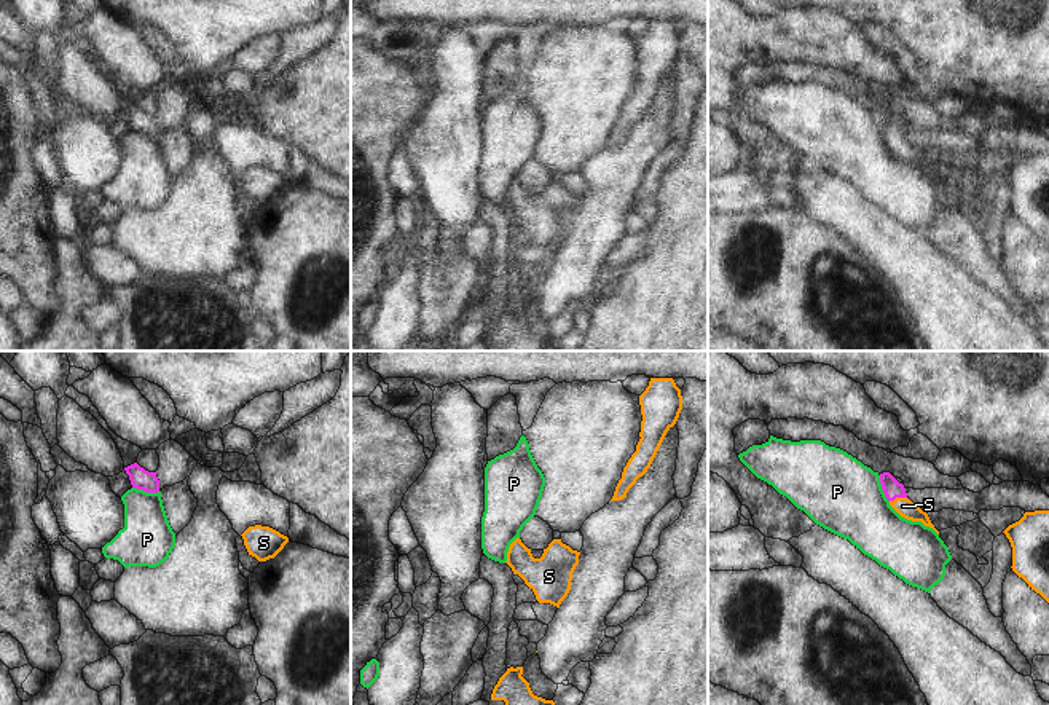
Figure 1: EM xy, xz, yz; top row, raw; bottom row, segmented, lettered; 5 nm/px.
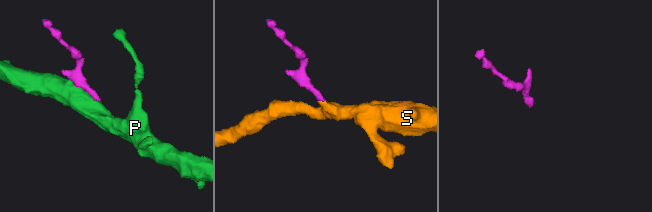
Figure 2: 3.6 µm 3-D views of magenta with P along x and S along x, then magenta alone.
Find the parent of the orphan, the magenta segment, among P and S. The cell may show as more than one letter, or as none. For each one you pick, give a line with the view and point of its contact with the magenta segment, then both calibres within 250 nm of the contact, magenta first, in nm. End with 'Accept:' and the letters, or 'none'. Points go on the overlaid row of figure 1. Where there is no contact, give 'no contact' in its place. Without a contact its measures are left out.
S: contact yz (898, 496); calibres 90 and 90 nm
Accept: S

